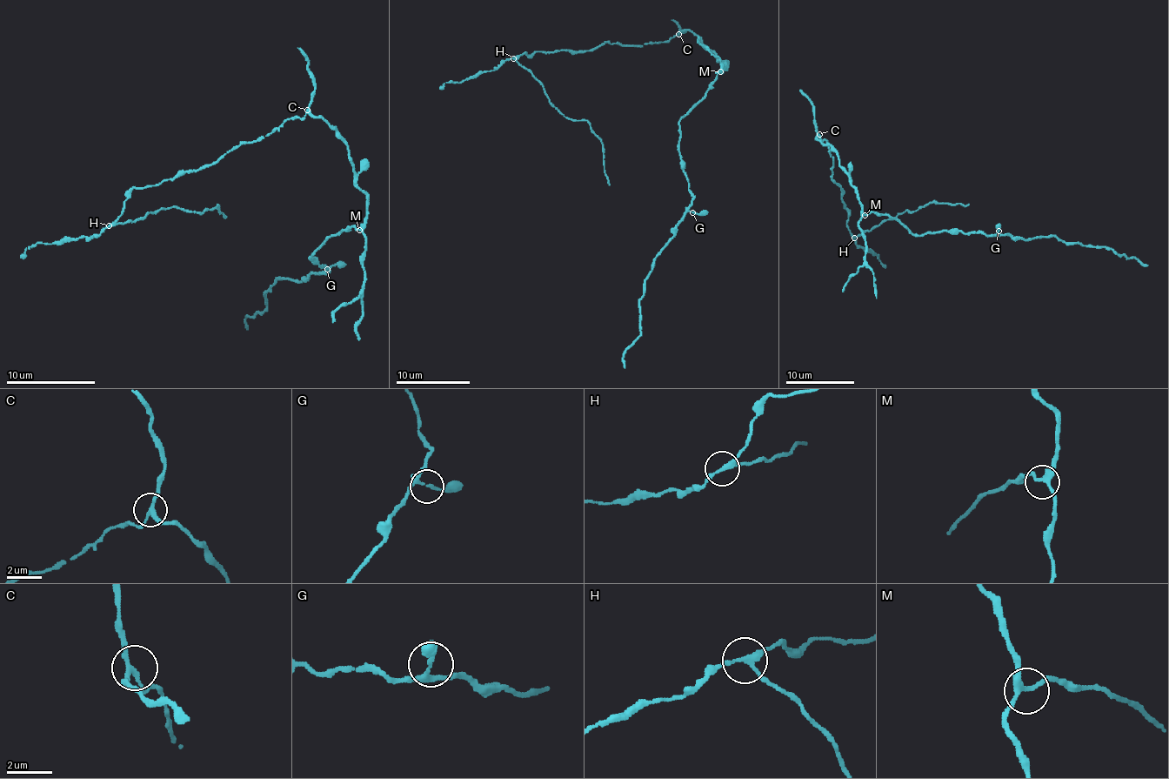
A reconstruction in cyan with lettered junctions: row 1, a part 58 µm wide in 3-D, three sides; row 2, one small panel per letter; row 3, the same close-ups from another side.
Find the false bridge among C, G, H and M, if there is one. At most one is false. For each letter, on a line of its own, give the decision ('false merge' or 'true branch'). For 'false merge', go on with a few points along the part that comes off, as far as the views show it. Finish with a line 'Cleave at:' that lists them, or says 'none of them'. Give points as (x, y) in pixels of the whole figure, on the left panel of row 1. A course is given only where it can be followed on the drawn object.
C: true branch
G: true branch
H: false merge; course (110, 226), (132, 222), (172, 206), (202, 212), (217, 206), (224, 215)
M: true branch
Cleave at: H

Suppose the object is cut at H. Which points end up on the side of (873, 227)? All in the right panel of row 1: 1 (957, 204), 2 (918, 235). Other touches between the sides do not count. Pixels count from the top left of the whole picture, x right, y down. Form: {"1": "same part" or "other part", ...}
{"1": "same part", "2": "other part"}

